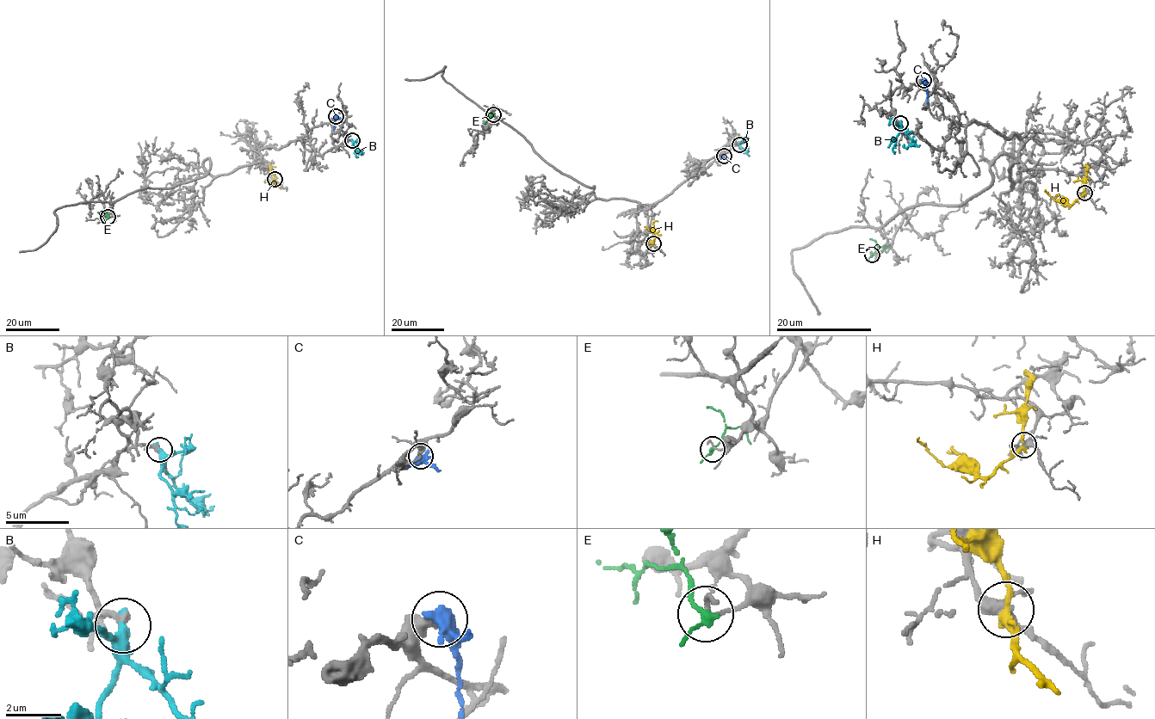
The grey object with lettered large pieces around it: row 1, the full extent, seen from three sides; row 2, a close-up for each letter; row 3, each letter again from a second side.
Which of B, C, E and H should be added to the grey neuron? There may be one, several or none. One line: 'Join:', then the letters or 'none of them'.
Join: B

